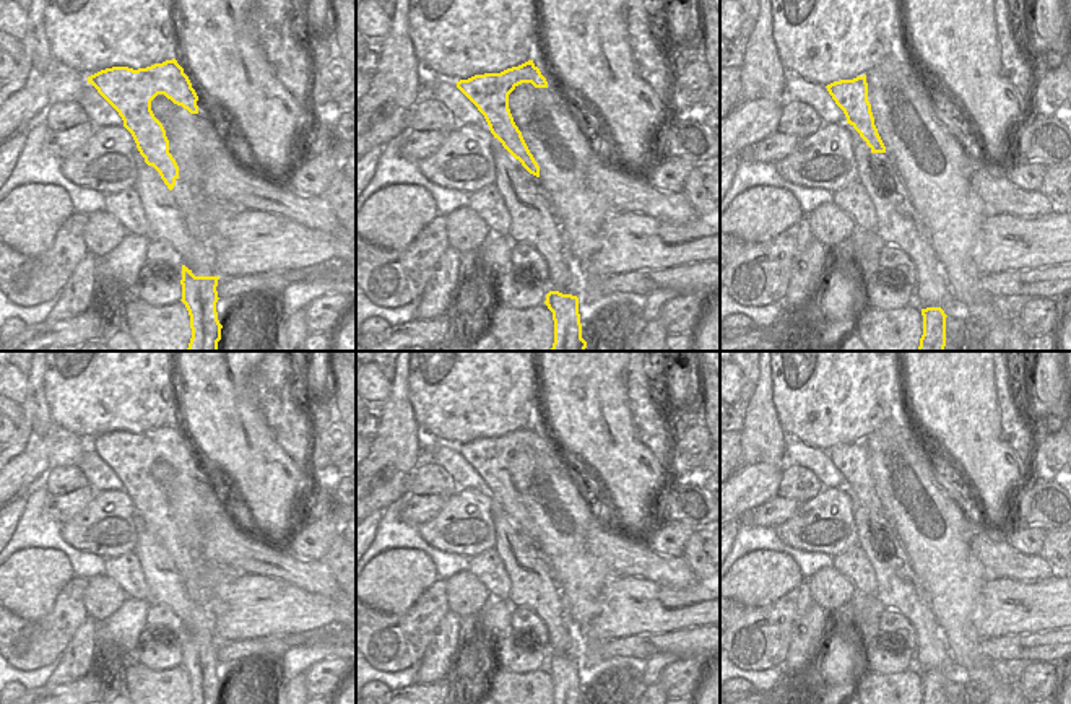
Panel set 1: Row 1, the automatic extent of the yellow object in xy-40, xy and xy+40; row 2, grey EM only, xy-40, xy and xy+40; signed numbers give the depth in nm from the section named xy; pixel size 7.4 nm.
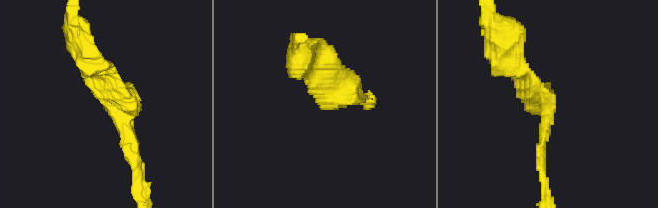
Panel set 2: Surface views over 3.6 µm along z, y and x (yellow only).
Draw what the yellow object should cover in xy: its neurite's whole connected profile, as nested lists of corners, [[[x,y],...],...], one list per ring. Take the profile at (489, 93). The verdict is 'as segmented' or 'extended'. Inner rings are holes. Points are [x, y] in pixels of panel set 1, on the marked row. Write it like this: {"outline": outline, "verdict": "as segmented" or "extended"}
{"outline": [[[533,60],[501,73],[484,73],[460,80],[457,81],[457,88],[484,115],[494,138],[497,138],[530,174],[540,177],[540,166],[530,153],[509,109],[509,94],[522,83],[531,83],[535,88],[548,88],[546,78]]], "verdict": "as segmented"}

